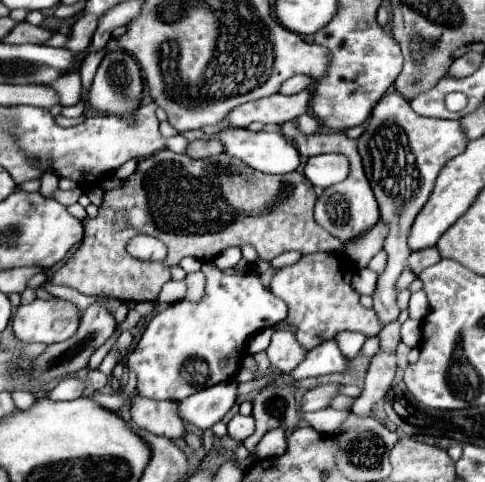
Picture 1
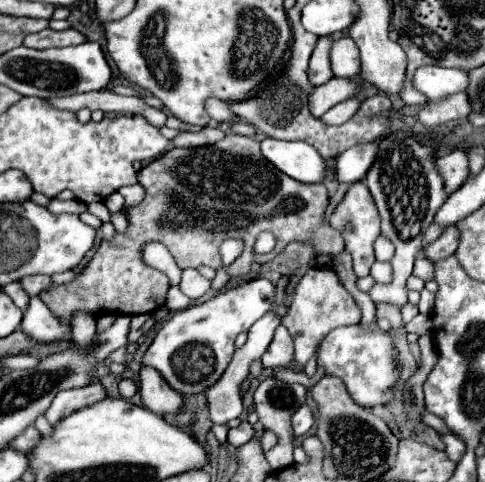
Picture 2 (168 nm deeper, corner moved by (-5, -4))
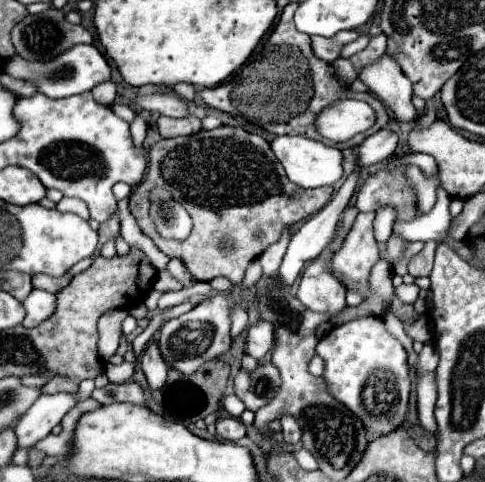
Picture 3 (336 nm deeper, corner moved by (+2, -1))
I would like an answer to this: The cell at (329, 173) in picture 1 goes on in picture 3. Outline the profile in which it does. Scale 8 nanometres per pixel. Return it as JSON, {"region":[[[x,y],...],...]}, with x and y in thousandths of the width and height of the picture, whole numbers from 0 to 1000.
{"region":[[[790,263],[786,272],[769,276],[765,284],[757,284],[740,301],[736,322],[732,322],[732,338],[744,346],[757,346],[757,342],[798,334],[814,317],[819,301],[823,301],[823,280],[814,272]]]}

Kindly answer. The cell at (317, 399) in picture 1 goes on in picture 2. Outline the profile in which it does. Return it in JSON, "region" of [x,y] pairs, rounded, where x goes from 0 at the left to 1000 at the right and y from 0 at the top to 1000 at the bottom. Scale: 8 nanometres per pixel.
{"region":[[[623,838],[623,842],[614,846],[614,855],[606,859],[606,867],[602,867],[602,884],[606,884],[610,909],[627,905],[627,900],[643,888],[643,880],[647,880],[647,842]]]}

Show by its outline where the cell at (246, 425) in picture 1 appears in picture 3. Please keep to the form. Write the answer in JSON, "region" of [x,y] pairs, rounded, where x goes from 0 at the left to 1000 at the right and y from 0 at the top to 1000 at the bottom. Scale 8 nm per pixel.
{"region":[[[480,865],[452,869],[443,882],[447,882],[447,907],[464,915],[493,915],[497,907],[509,902],[509,886],[493,869],[480,869]]]}

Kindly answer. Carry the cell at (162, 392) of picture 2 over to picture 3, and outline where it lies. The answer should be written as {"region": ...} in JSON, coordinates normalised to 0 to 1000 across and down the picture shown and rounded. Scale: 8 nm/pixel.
{"region":[[[307,707],[295,737],[291,737],[291,766],[303,778],[303,795],[307,803],[320,811],[332,799],[340,799],[340,782],[344,782],[344,753],[332,741],[328,728],[328,712],[324,707]]]}

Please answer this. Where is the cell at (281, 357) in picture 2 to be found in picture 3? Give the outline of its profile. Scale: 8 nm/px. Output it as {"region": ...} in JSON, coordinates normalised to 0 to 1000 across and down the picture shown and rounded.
{"region":[[[530,666],[526,674],[513,674],[501,691],[505,728],[526,741],[530,749],[542,745],[563,724],[563,674],[551,666]]]}

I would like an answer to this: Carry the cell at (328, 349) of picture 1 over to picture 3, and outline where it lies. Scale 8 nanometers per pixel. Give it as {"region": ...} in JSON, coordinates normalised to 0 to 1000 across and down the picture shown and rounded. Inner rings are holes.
{"region":[[[744,658],[744,662],[728,662],[715,666],[699,678],[687,678],[654,716],[654,737],[666,745],[670,753],[670,770],[666,770],[666,786],[674,795],[674,811],[703,832],[720,853],[728,853],[757,898],[781,898],[781,902],[798,902],[814,890],[823,890],[835,878],[835,861],[843,849],[843,815],[847,815],[847,790],[843,790],[843,757],[839,757],[839,728],[835,720],[794,683],[794,670],[786,658]],[[773,770],[802,770],[810,782],[810,844],[798,844],[802,853],[790,861],[765,861],[753,844],[748,844],[748,807],[757,786],[773,774]]]}

